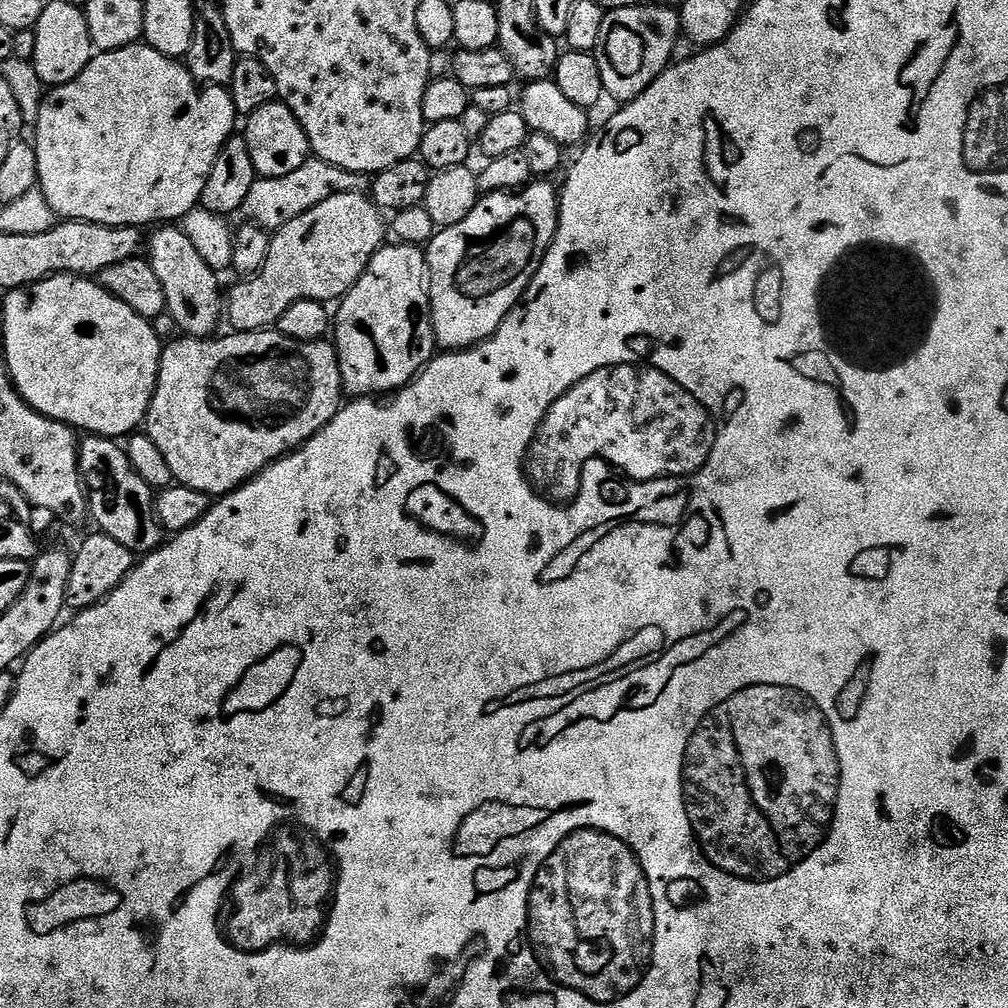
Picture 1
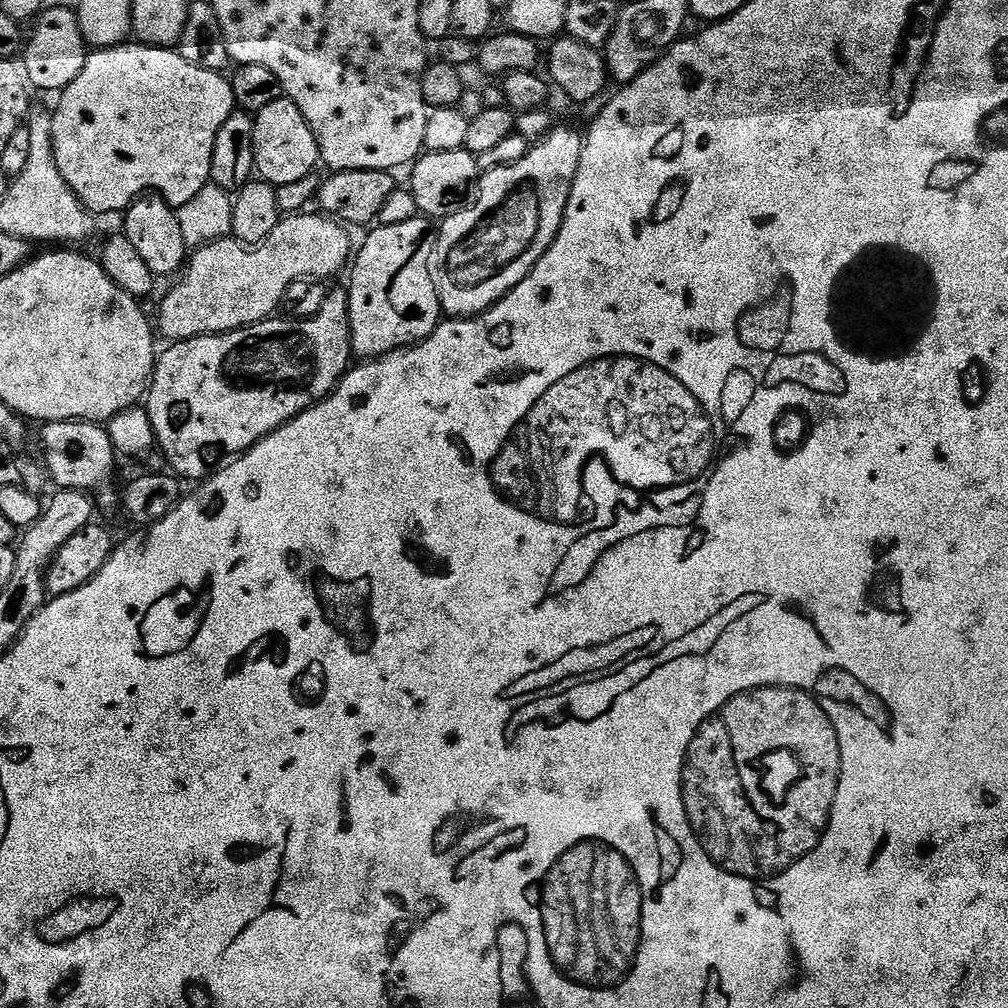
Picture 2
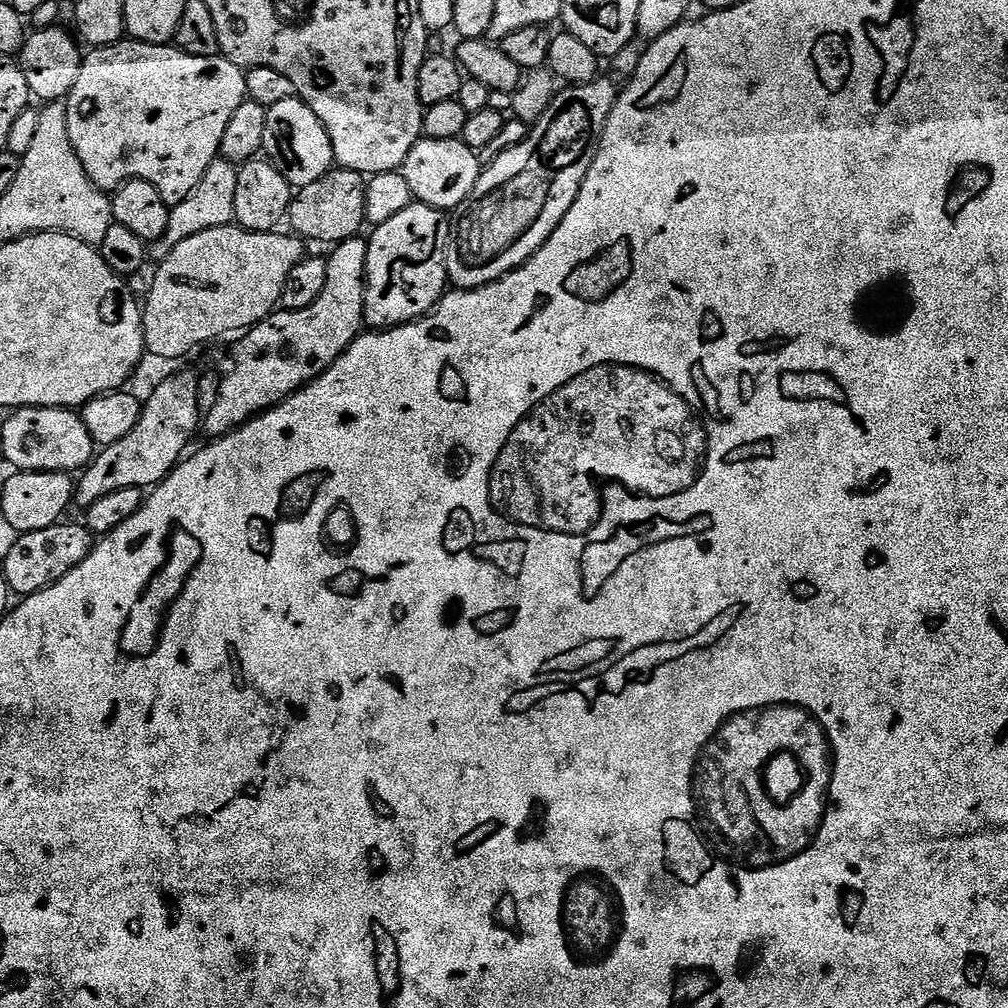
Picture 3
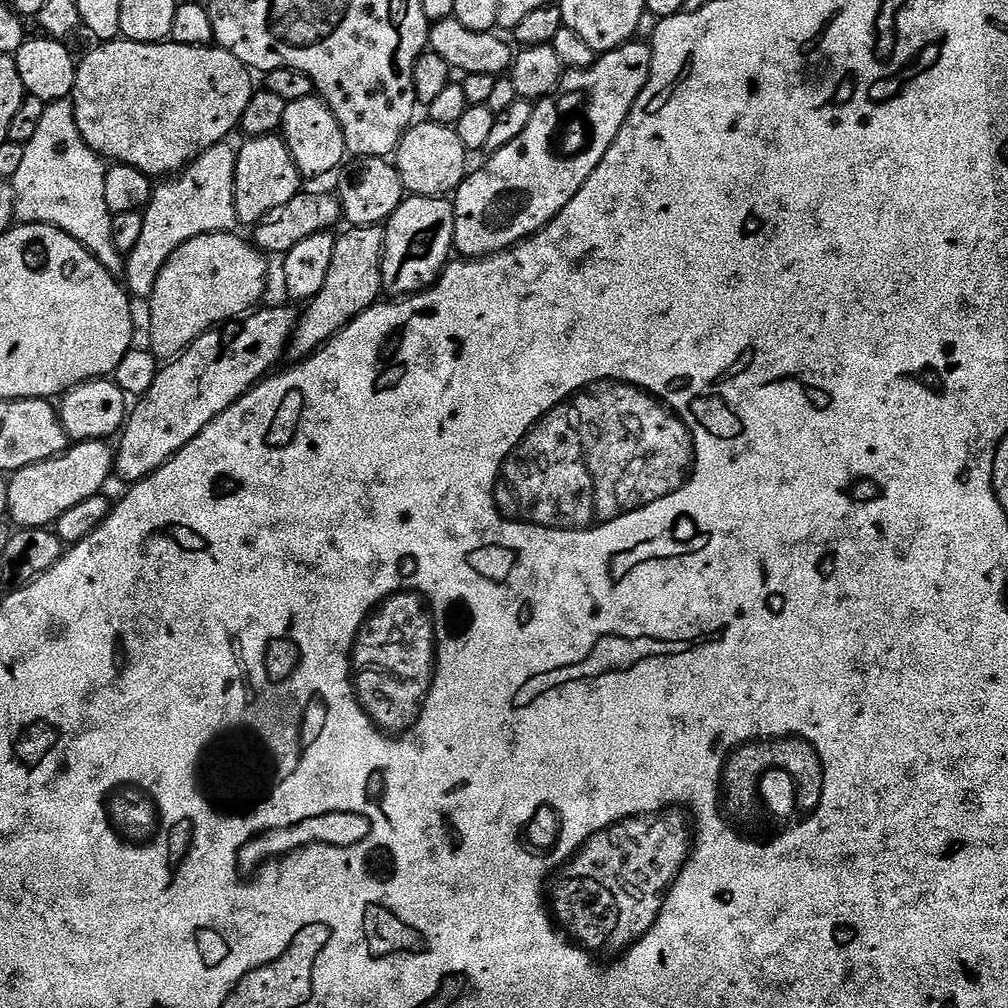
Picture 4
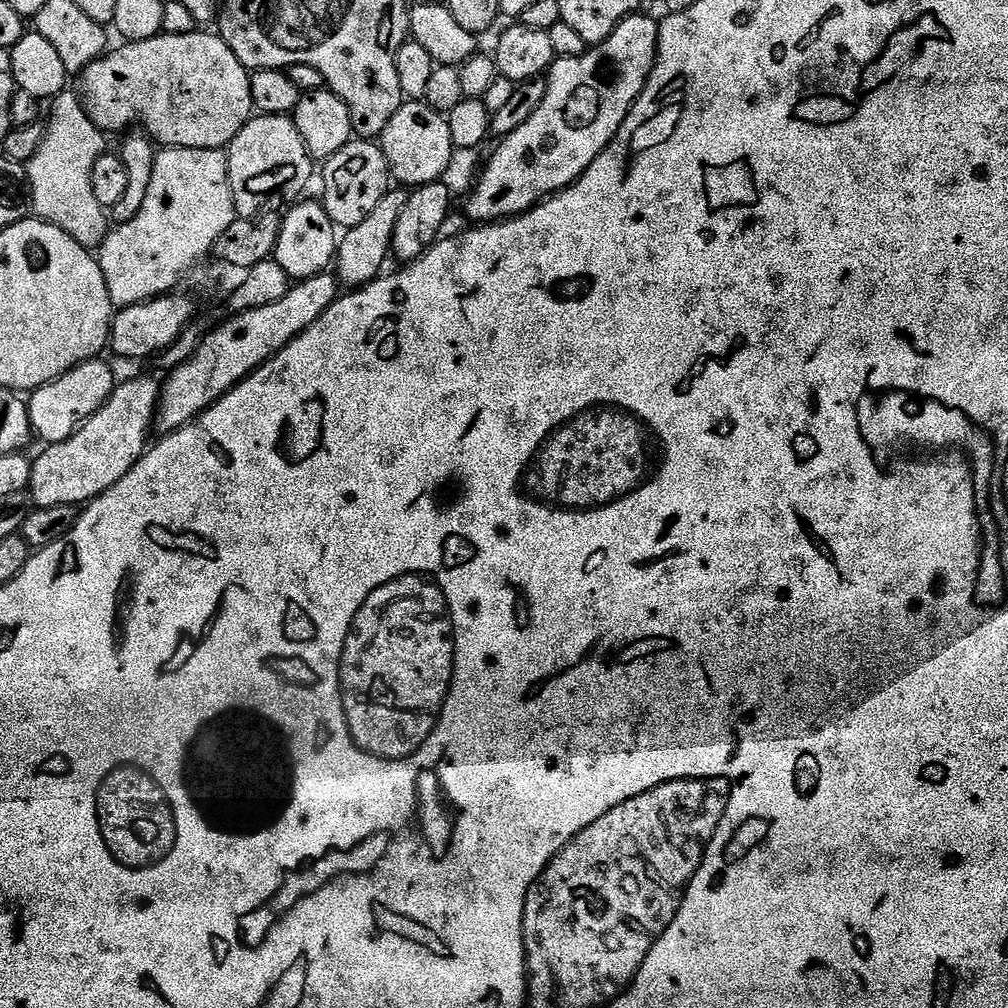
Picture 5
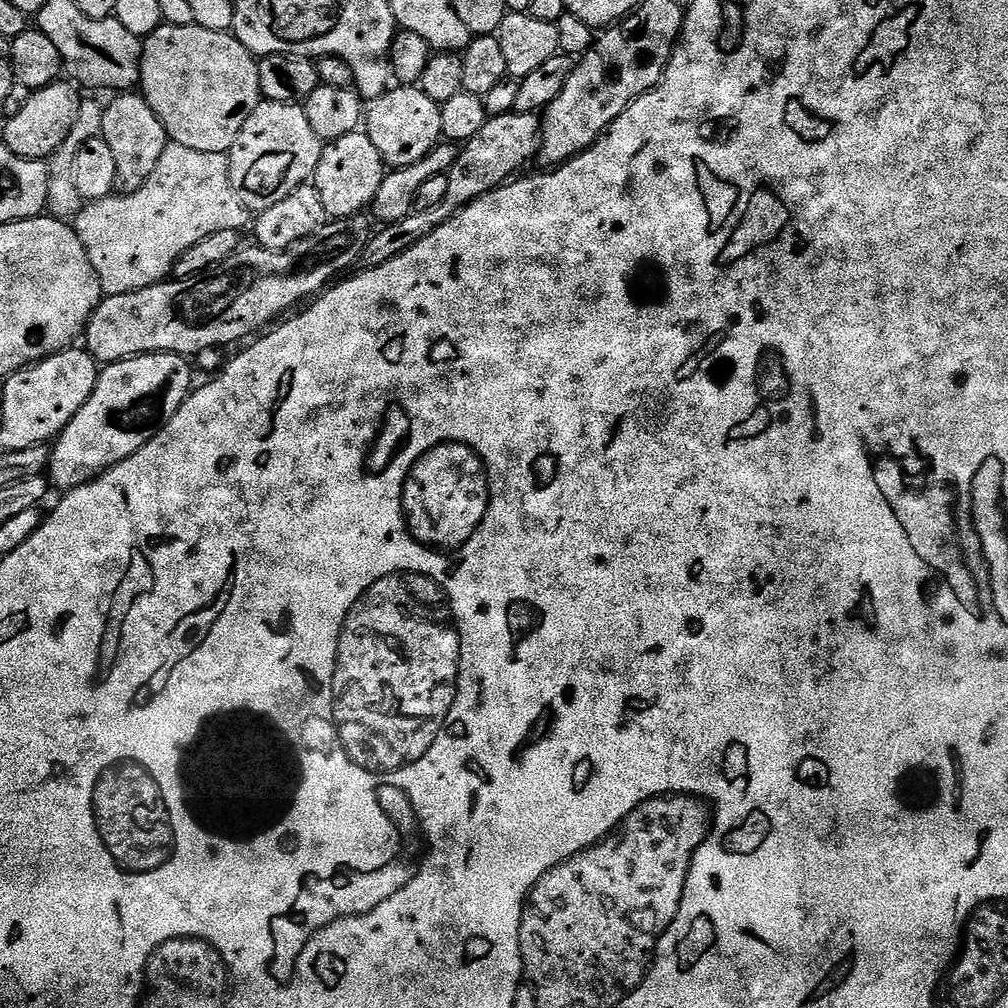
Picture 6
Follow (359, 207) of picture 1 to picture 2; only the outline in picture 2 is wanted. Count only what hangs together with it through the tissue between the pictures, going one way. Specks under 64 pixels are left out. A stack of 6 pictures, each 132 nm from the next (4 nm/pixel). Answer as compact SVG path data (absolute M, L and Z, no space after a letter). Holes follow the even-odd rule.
M288 214L281 219L278 226L274 226L274 234L270 234L270 238L266 238L266 242L255 246L245 246L235 238L229 238L226 240L216 240L213 244L205 244L203 248L195 249L191 253L190 259L187 261L186 267L179 273L176 285L169 290L165 295L163 294L160 301L160 314L158 317L158 332L168 339L168 342L179 342L181 340L189 340L195 336L219 336L225 332L236 332L240 328L248 328L252 324L261 324L263 320L269 319L273 315L272 312L281 307L284 303L284 295L286 290L294 282L299 280L318 280L321 282L327 281L327 276L336 276L340 271L345 268L349 263L350 257L354 252L354 244L348 241L349 229L345 227L343 223L339 223L336 220L329 218L324 214L317 214L318 216L306 216L307 214Z

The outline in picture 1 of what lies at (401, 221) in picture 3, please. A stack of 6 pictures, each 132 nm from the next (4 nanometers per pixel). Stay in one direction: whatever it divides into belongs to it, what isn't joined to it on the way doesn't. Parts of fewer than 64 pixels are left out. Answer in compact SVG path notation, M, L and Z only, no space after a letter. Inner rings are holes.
M385 243L338 307L334 312L334 343L344 392L349 397L376 398L379 392L395 393L412 383L437 351L423 247Z

